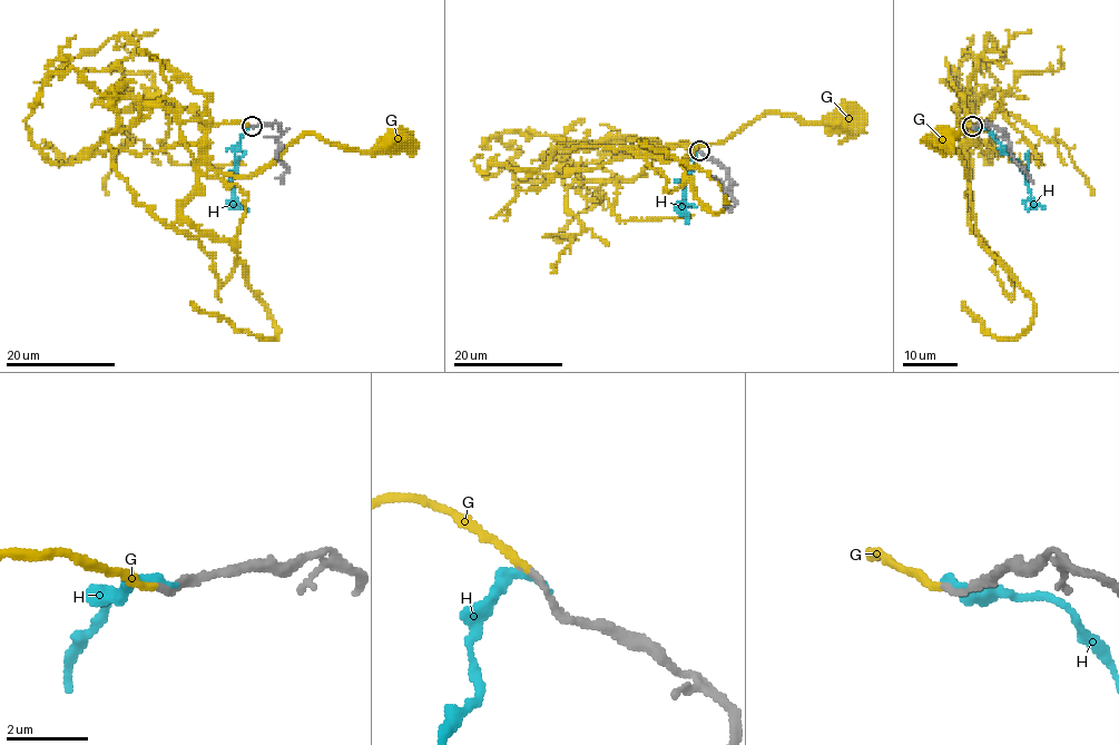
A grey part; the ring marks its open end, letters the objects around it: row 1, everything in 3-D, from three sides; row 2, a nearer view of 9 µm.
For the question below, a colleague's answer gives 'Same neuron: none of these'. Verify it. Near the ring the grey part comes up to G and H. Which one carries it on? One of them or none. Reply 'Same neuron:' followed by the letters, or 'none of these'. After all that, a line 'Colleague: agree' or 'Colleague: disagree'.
Same neuron: G
Colleague: disagree

